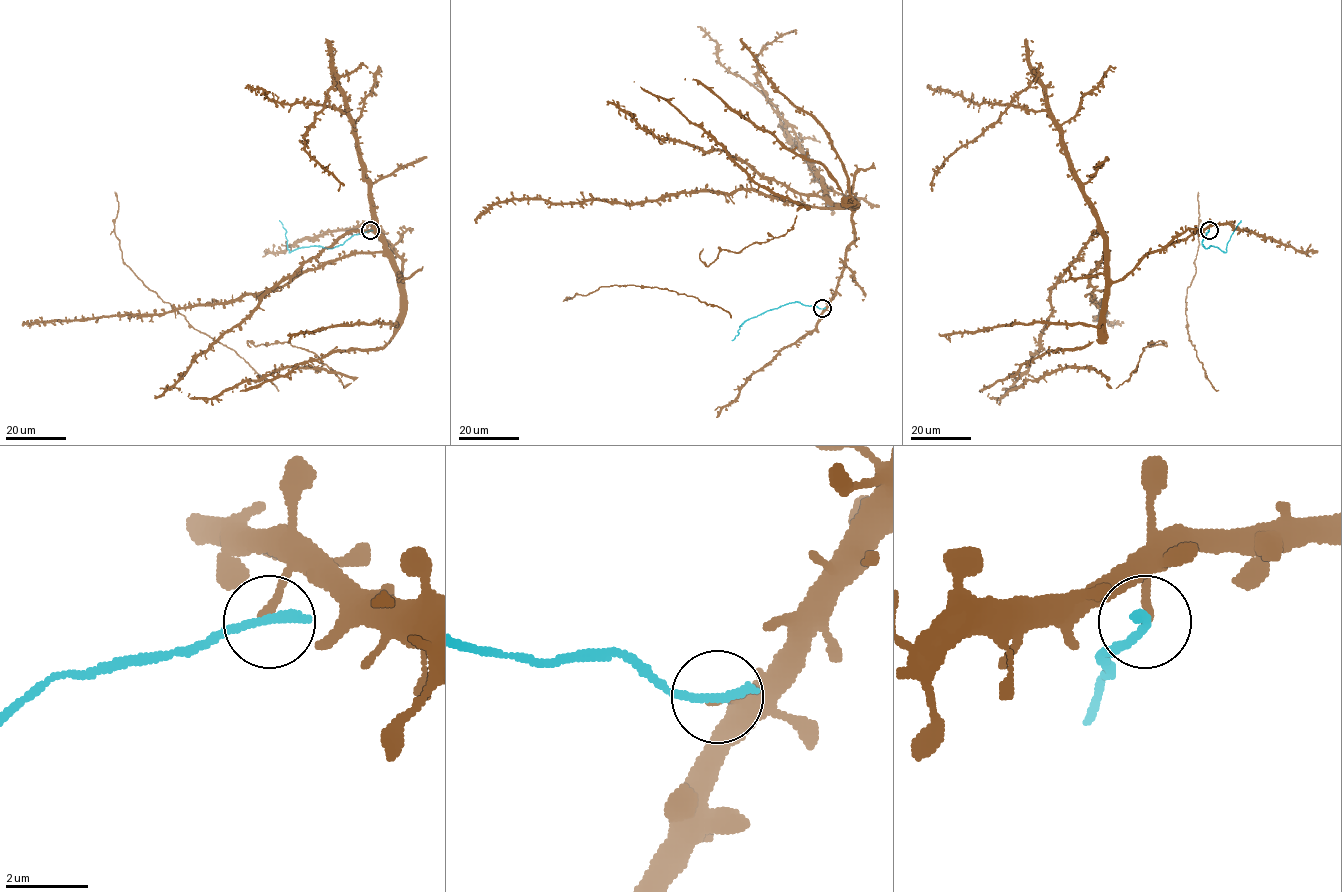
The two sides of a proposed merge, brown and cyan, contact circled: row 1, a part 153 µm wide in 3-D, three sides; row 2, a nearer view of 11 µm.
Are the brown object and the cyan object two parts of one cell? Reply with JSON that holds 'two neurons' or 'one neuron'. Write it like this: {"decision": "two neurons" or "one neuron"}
{"decision": "two neurons"}

